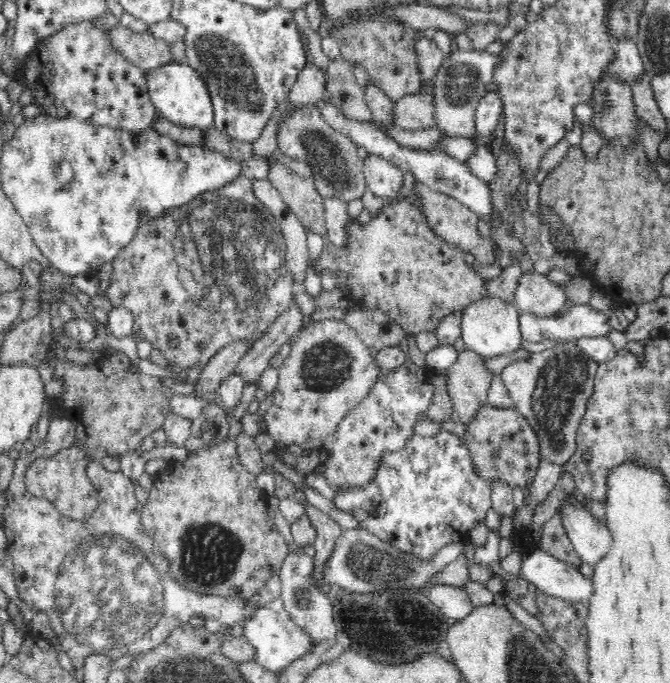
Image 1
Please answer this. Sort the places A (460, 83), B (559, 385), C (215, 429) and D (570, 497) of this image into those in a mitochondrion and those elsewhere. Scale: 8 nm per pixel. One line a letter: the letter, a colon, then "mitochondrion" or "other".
A: mitochondrion
B: mitochondrion
C: other
D: other

